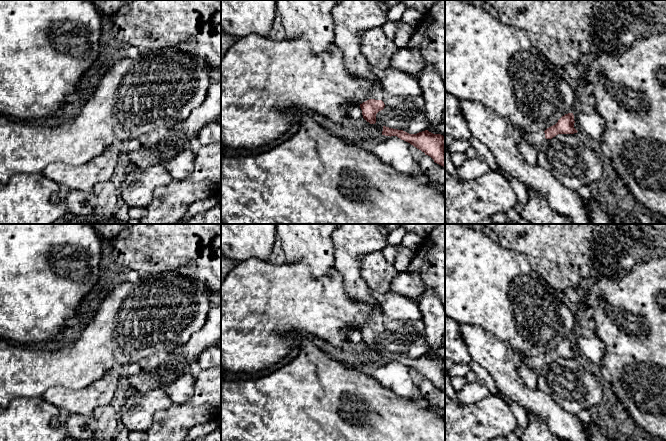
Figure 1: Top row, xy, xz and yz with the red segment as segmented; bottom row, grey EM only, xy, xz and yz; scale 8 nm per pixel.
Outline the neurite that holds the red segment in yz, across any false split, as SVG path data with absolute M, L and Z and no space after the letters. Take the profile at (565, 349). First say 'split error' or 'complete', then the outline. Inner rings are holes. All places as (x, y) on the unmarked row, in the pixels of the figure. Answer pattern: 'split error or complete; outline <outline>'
split error; outline M568 337L562 340L558 346L547 352L545 355L540 355L533 358L525 358L525 362L534 370L539 370L545 363L552 363L558 358L574 358L578 355L574 352L574 339Z

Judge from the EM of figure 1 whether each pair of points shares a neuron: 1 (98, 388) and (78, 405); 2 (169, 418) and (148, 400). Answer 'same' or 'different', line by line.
1: same
2: different

